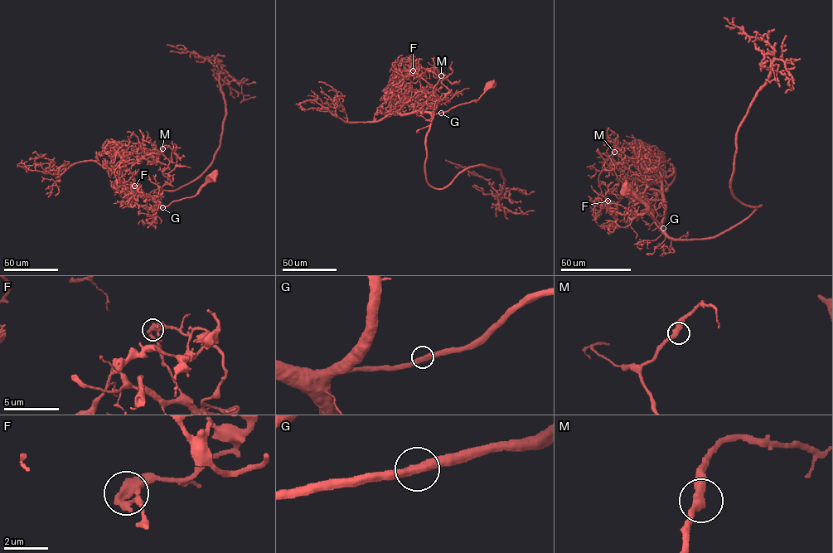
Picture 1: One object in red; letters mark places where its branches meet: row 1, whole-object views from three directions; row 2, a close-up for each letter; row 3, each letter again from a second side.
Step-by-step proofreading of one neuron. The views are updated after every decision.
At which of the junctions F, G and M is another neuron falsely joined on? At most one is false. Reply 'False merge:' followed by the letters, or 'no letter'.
False merge: no letter

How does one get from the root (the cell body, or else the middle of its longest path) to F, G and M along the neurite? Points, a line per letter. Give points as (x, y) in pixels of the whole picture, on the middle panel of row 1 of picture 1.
F: (491, 84), (476, 101), (433, 114), (436, 106), (435, 92), (413, 70)
G: (491, 84), (477, 100), (441, 113)
M: (491, 84), (476, 101), (433, 114), (436, 105), (449, 90), (441, 83), (447, 75), (440, 72), (441, 75)

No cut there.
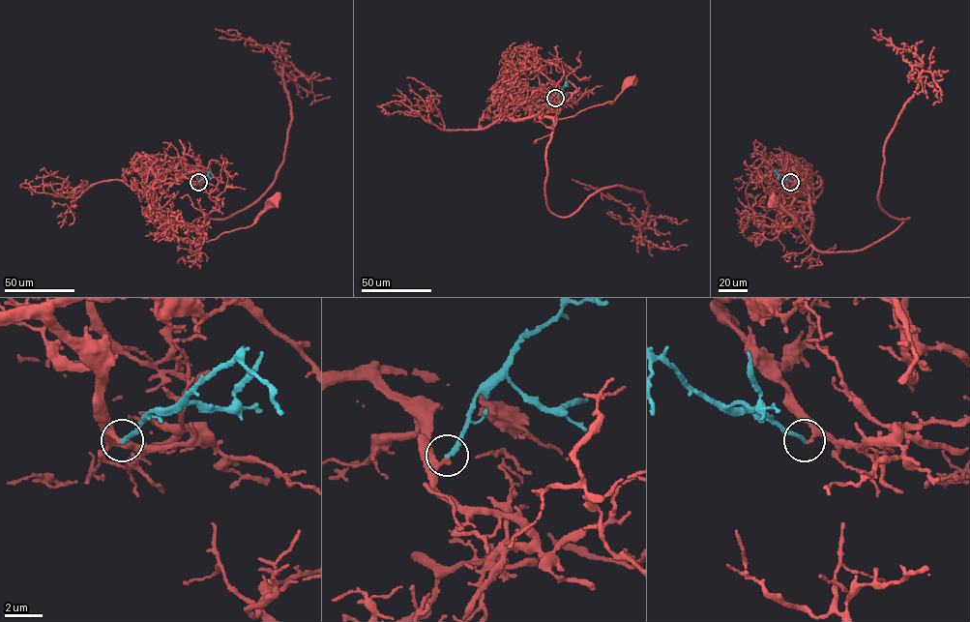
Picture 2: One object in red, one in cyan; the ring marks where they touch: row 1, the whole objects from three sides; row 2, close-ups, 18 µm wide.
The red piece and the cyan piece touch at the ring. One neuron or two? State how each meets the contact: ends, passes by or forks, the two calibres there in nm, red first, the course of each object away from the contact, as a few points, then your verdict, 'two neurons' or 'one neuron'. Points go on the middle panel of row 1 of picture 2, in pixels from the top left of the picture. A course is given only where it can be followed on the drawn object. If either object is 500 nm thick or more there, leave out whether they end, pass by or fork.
red ends; cyan ends; calibres 240 and 240 nm; course red (555, 98), (543, 92), (509, 116), (556, 120), (573, 116), (612, 103), (632, 81); course cyan (555, 98), (566, 80); one neuron

